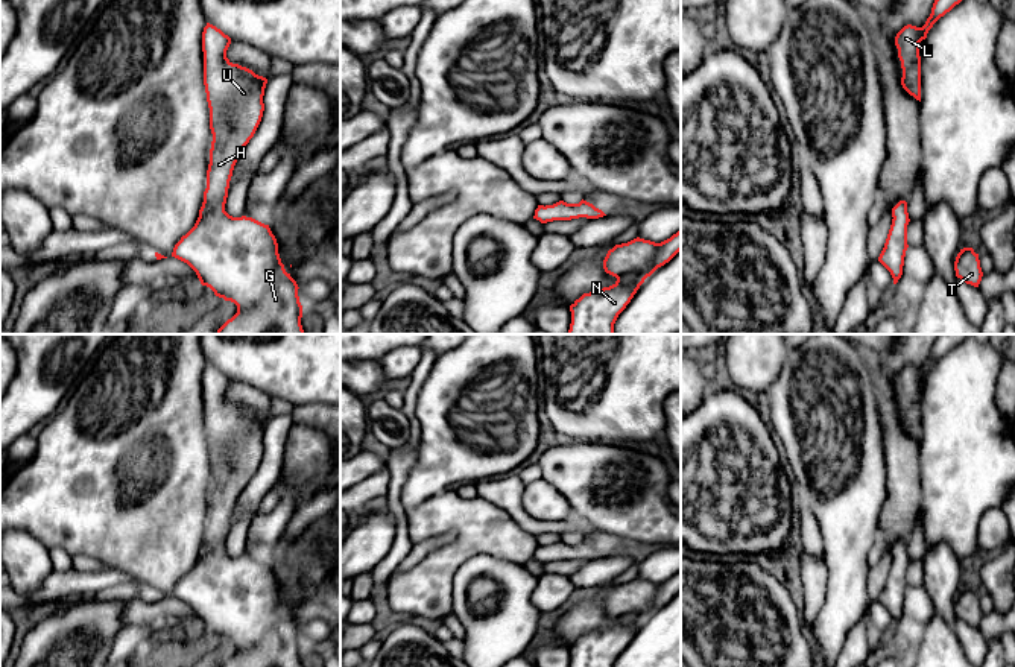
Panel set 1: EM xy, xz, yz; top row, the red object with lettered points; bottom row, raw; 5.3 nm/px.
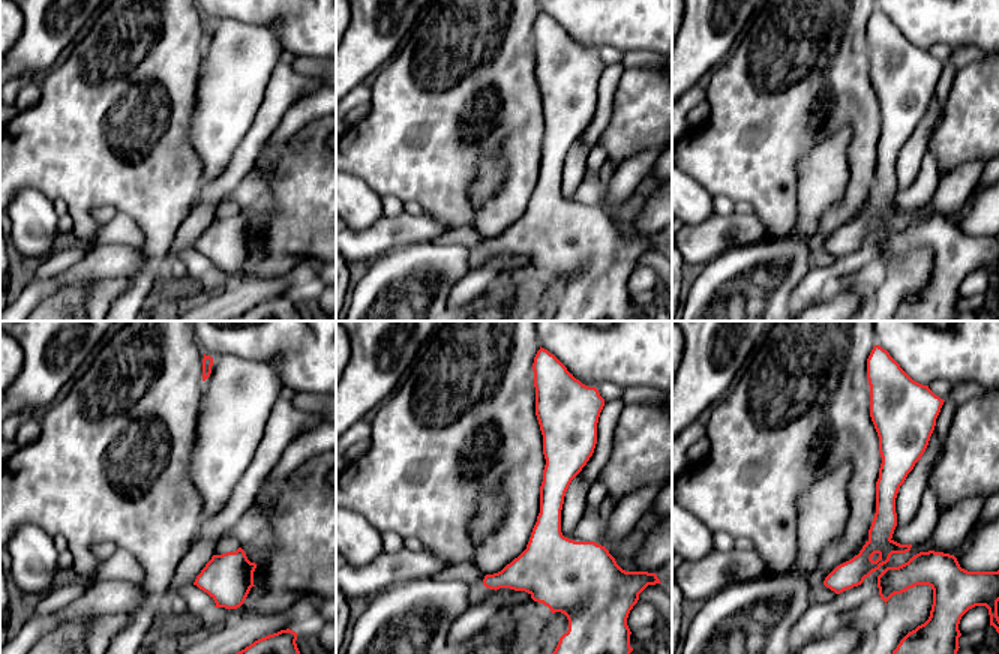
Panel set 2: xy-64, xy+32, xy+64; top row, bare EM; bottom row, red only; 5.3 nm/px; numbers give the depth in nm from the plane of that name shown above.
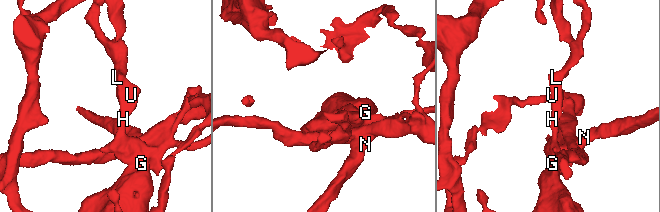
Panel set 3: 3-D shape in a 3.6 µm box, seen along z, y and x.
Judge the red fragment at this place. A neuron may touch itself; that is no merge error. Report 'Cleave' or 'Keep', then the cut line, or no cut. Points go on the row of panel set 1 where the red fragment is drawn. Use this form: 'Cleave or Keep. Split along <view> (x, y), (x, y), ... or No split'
Cleave. Split along xy (224, 210), (208, 221), (199, 218)

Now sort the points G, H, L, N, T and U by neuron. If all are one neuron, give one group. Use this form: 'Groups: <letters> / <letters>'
Groups: G N T / H L U

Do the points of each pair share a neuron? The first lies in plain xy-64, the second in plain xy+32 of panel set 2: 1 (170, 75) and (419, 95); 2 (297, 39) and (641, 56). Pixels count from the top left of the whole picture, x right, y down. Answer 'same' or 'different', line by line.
1: same
2: different

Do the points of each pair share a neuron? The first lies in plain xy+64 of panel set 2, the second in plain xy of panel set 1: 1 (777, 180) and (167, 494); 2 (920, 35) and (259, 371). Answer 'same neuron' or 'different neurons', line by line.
1: same neuron
2: same neuron

